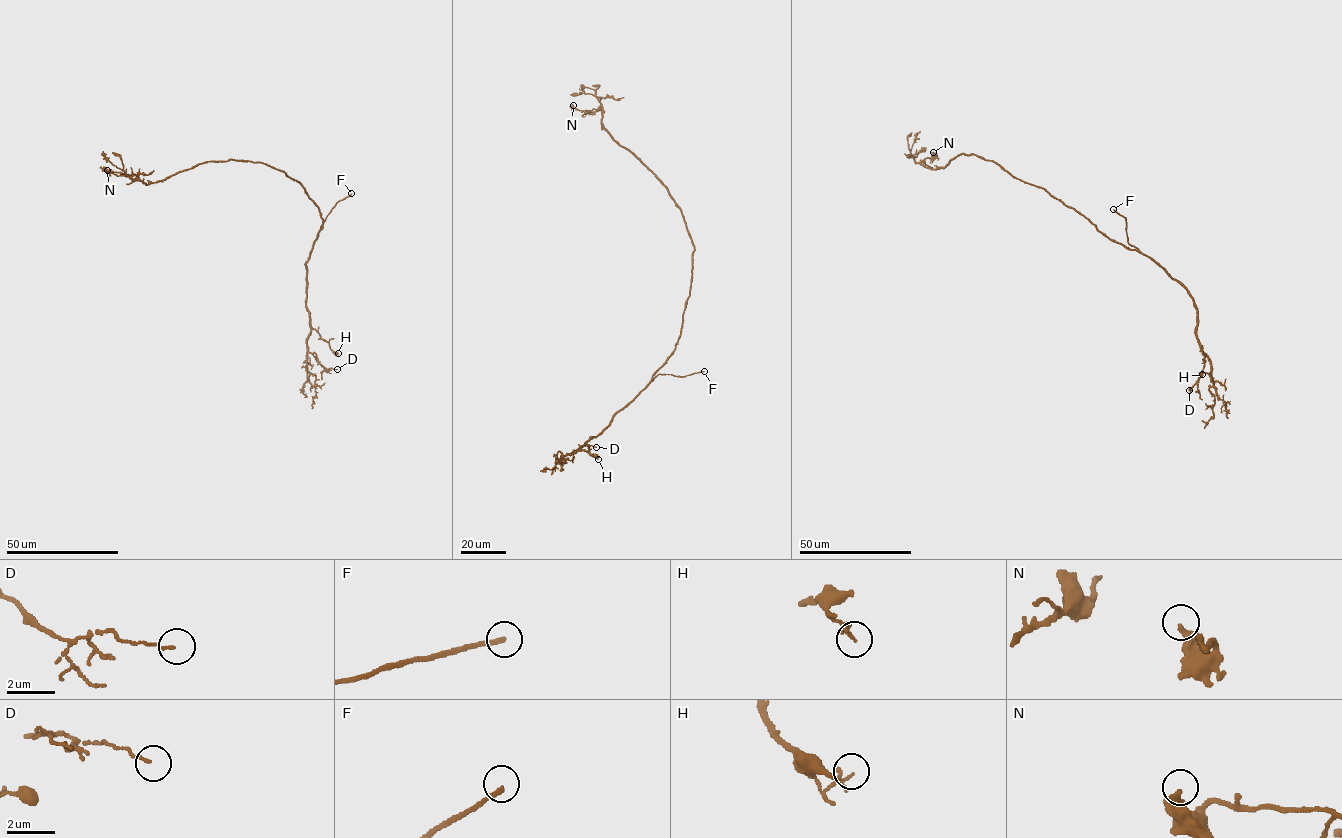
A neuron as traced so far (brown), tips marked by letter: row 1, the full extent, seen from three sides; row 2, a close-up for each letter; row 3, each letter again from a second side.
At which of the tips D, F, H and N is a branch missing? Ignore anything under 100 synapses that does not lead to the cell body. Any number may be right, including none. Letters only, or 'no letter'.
F

